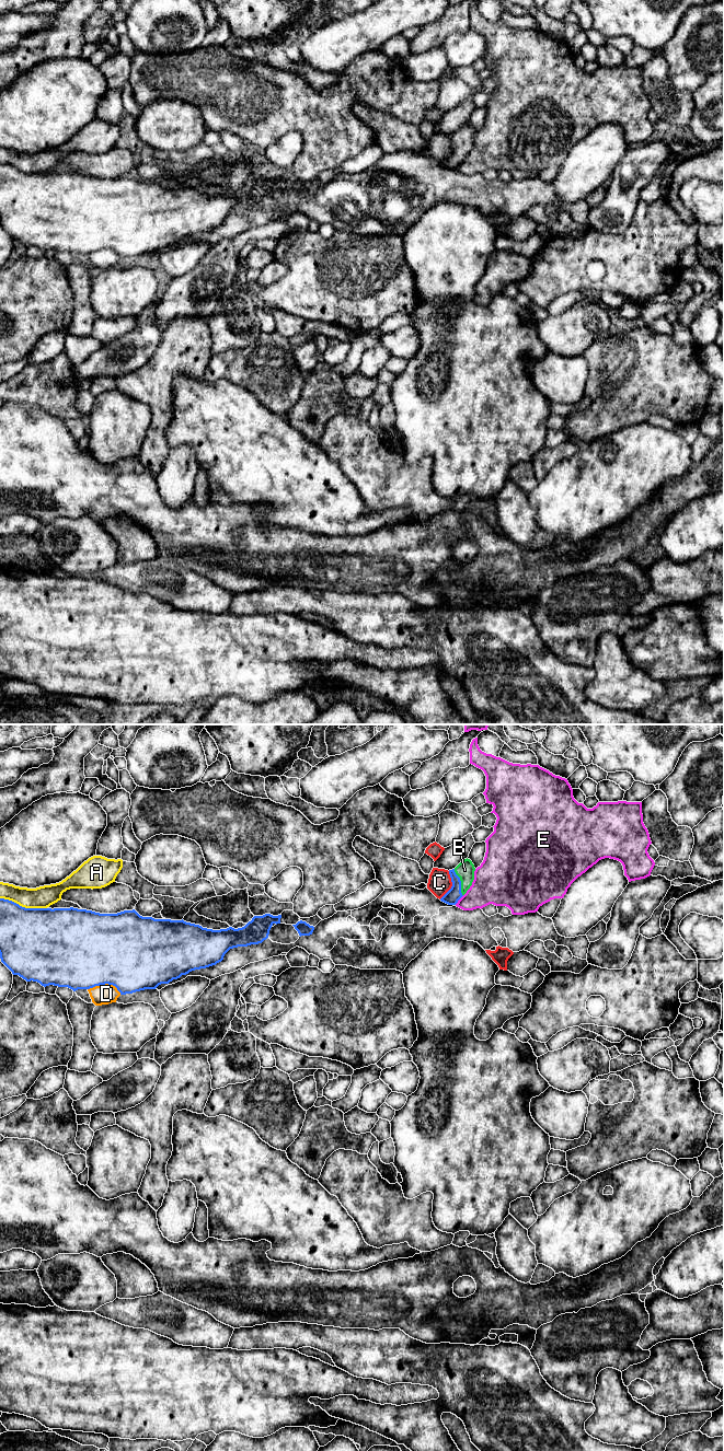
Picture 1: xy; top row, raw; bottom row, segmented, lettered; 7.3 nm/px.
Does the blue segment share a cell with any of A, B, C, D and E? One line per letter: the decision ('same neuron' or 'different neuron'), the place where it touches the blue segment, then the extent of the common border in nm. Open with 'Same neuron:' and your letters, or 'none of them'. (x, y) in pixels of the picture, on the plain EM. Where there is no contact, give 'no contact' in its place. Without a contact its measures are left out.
Same neuron: B
A: different neuron | xy (23, 172) | 360 nm
B: same neuron | xy (460, 147) | 220 nm
C: different neuron | xy (452, 150) | 220 nm
D: different neuron | xy (105, 247) | 260 nm
E: different neuron | xy (459, 163) | 100 nm

